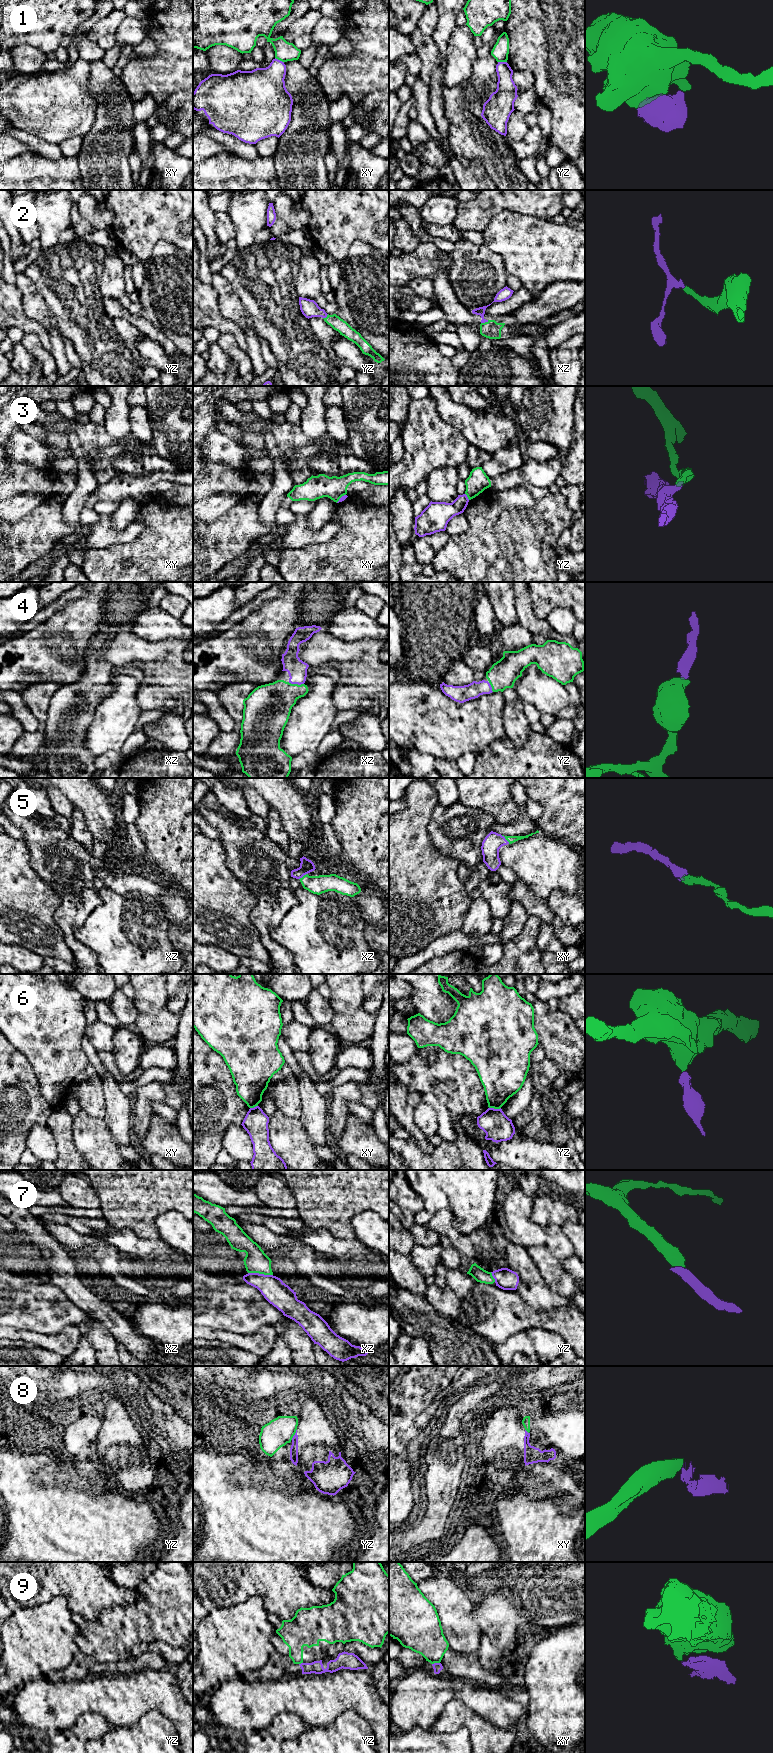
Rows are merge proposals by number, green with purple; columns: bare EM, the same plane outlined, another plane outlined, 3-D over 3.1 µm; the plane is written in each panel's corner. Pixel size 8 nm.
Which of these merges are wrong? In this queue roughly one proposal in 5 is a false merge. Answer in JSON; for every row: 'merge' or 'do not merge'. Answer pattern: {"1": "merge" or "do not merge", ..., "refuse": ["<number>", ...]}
{"1": "do not merge", "2": "merge", "3": "do not merge", "4": "merge", "5": "merge", "6": "do not merge", "7": "merge", "8": "do not merge", "9": "do not merge", "refuse": ["1", "3", "6", "8", "9"]}

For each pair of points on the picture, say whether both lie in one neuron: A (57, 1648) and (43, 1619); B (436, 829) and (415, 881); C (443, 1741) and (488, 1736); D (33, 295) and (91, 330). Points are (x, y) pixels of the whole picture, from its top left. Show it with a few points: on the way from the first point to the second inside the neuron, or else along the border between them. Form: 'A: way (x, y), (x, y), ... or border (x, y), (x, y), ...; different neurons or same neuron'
A: way (52, 1641), (51, 1633), (46, 1626); same neuron
B: border (429, 818), (427, 832), (431, 844), (449, 856); different neurons
C: border (447, 1733), (465, 1728), (468, 1731), (471, 1742); different neurons
D: border (34, 283), (57, 324); different neurons

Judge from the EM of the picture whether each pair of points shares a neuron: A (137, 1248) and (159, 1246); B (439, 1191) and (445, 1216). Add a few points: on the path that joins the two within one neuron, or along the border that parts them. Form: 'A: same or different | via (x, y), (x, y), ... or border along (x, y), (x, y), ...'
A: same | via (142, 1248), (154, 1248)
B: different | border along (433, 1212), (447, 1209), (456, 1228)

